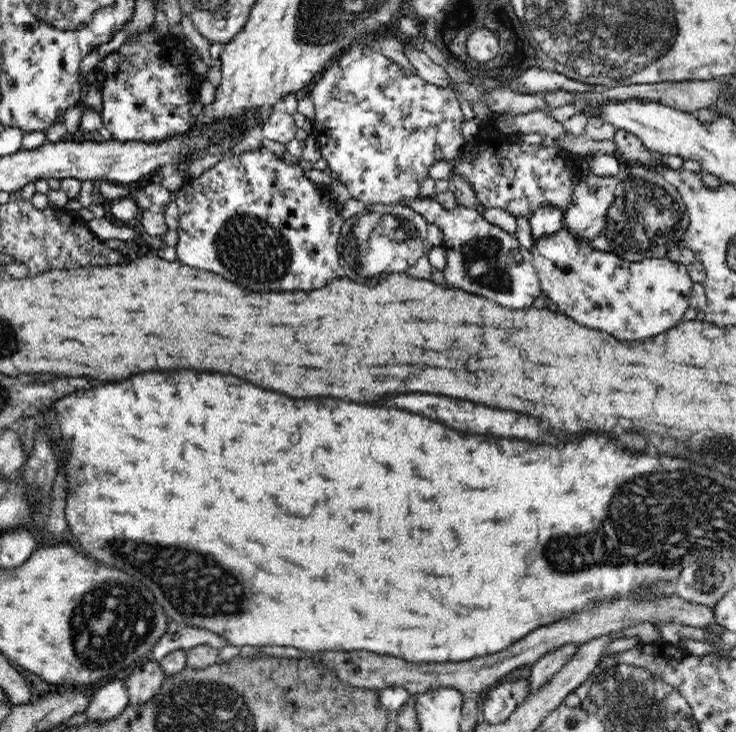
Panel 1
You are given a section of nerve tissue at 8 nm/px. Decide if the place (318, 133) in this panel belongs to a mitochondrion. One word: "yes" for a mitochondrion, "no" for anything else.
no

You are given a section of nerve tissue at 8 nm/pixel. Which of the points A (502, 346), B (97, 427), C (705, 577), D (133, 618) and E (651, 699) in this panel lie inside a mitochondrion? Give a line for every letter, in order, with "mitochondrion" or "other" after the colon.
A: other
B: other
C: mitochondrion
D: mitochondrion
E: mitochondrion

